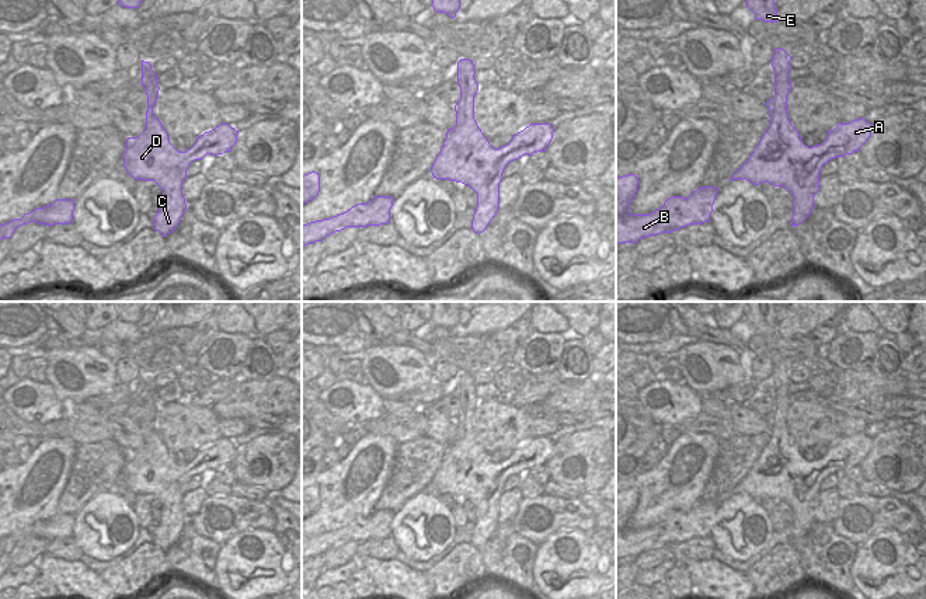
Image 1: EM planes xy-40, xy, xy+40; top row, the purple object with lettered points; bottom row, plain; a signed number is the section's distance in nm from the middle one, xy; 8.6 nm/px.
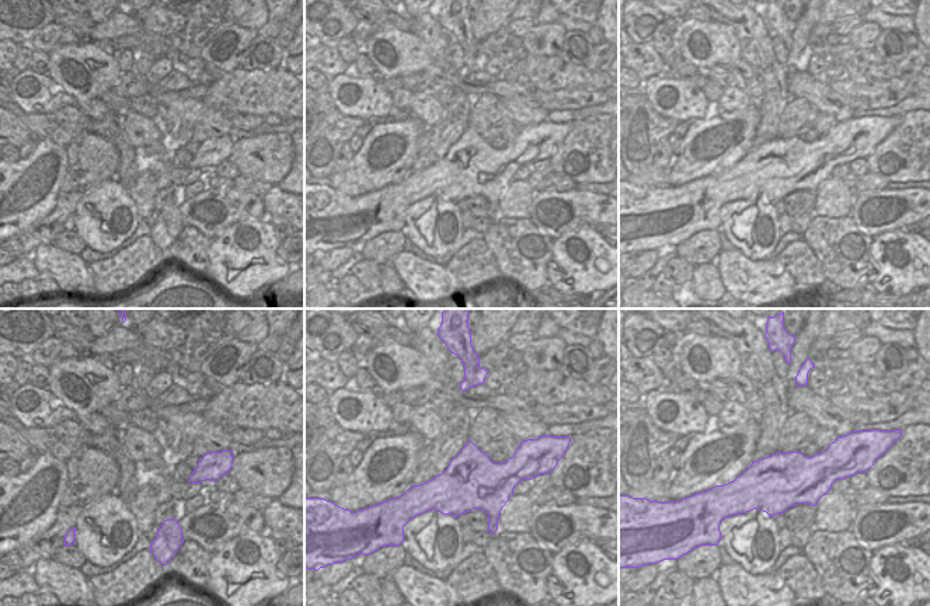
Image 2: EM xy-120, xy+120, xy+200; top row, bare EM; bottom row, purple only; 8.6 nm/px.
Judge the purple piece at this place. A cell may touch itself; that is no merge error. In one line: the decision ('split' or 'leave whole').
leave whole

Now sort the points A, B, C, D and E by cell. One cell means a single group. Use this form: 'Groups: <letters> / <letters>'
Groups: A B C D E

